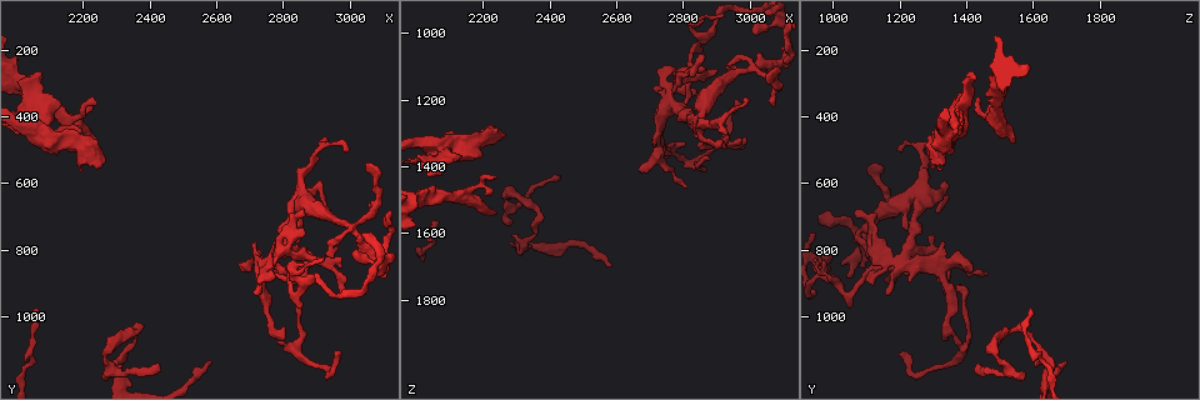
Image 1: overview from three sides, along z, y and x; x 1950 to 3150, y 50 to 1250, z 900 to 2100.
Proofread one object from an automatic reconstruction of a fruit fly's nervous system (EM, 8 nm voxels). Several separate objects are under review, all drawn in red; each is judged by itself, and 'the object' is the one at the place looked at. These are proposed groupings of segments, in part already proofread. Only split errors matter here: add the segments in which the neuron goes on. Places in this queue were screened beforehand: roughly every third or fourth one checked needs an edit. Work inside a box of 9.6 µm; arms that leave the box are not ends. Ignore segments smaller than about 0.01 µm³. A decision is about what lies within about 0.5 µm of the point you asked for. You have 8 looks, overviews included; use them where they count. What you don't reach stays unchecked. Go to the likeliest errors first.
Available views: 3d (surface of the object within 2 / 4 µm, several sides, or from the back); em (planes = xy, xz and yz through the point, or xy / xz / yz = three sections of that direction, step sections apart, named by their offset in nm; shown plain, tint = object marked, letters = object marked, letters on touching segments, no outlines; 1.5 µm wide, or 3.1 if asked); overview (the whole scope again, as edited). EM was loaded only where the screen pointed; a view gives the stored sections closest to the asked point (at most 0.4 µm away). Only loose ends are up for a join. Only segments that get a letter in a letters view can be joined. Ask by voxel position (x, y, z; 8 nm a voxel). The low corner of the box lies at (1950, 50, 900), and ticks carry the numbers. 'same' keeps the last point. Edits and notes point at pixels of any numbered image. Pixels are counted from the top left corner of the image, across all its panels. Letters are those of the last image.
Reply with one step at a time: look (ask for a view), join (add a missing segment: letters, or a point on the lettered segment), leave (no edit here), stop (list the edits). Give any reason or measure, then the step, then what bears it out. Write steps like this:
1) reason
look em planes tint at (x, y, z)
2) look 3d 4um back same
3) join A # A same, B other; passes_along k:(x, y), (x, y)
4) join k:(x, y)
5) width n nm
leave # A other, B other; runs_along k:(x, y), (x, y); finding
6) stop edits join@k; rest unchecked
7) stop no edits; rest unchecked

an open end
look em planes letters at (2930, 680, 1310)

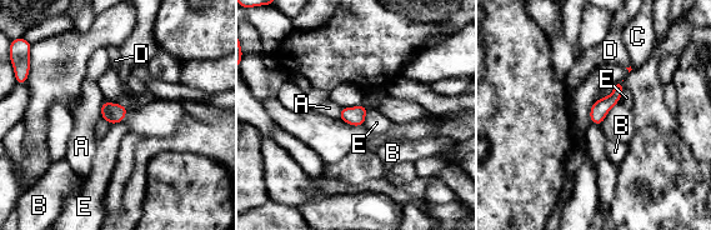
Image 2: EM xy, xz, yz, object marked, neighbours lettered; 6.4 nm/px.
width 110 nm
leave # A other, B other, C other, D other, E other; no lettered segment goes on from it

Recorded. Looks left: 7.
tapers out
look 3d 2um at (2980, 500, 1200)

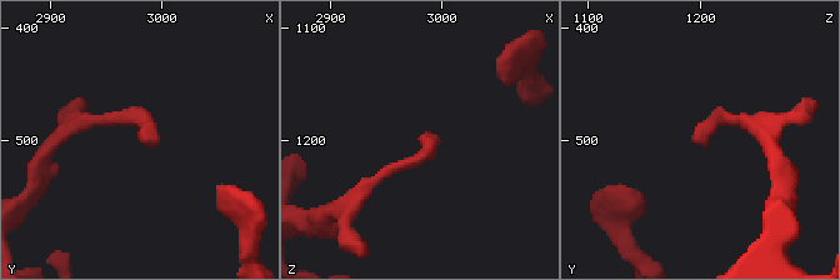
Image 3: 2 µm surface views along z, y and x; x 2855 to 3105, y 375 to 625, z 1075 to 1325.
look em yz step 4 tint at (2986, 500, 1202)

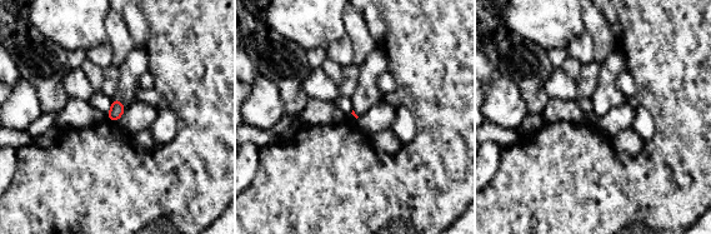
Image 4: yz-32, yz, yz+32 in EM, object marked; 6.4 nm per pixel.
look em xy step 4 letters same

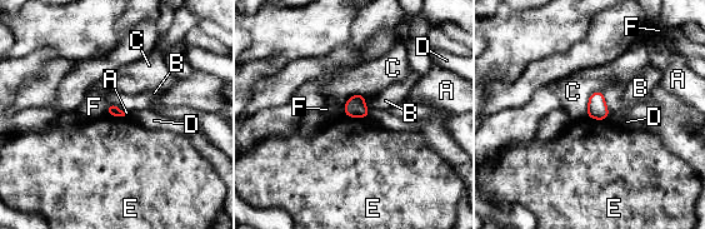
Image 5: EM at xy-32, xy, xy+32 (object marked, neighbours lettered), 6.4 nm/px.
width 80 nm
leave # A other, B other, C other, D other, E other, F other; none of them fits

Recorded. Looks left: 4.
tapers out
look 3d 4um at (2430, 1140, 1430)

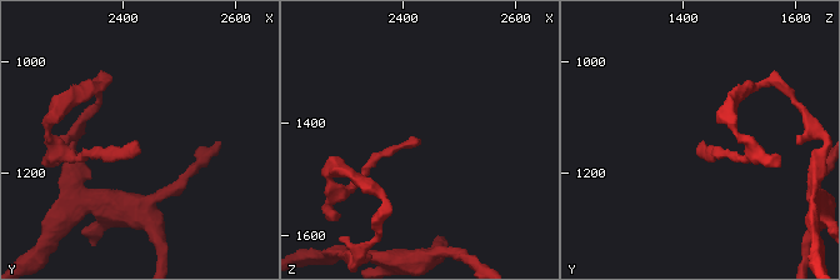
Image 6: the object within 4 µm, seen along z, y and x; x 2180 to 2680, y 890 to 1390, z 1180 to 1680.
look em xz step 4 letters at (2425, 1145, 1430)

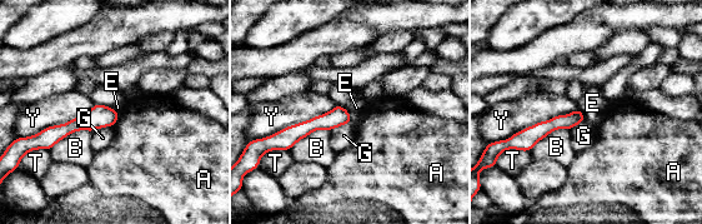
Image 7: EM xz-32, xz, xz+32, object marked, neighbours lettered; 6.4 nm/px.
leave # A other, B other, E other, G other, T other, Y other; runs_along 7:(115, 115), (78, 123), (45, 142); none of them fits

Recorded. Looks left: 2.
stop no edits; rest unchecked

